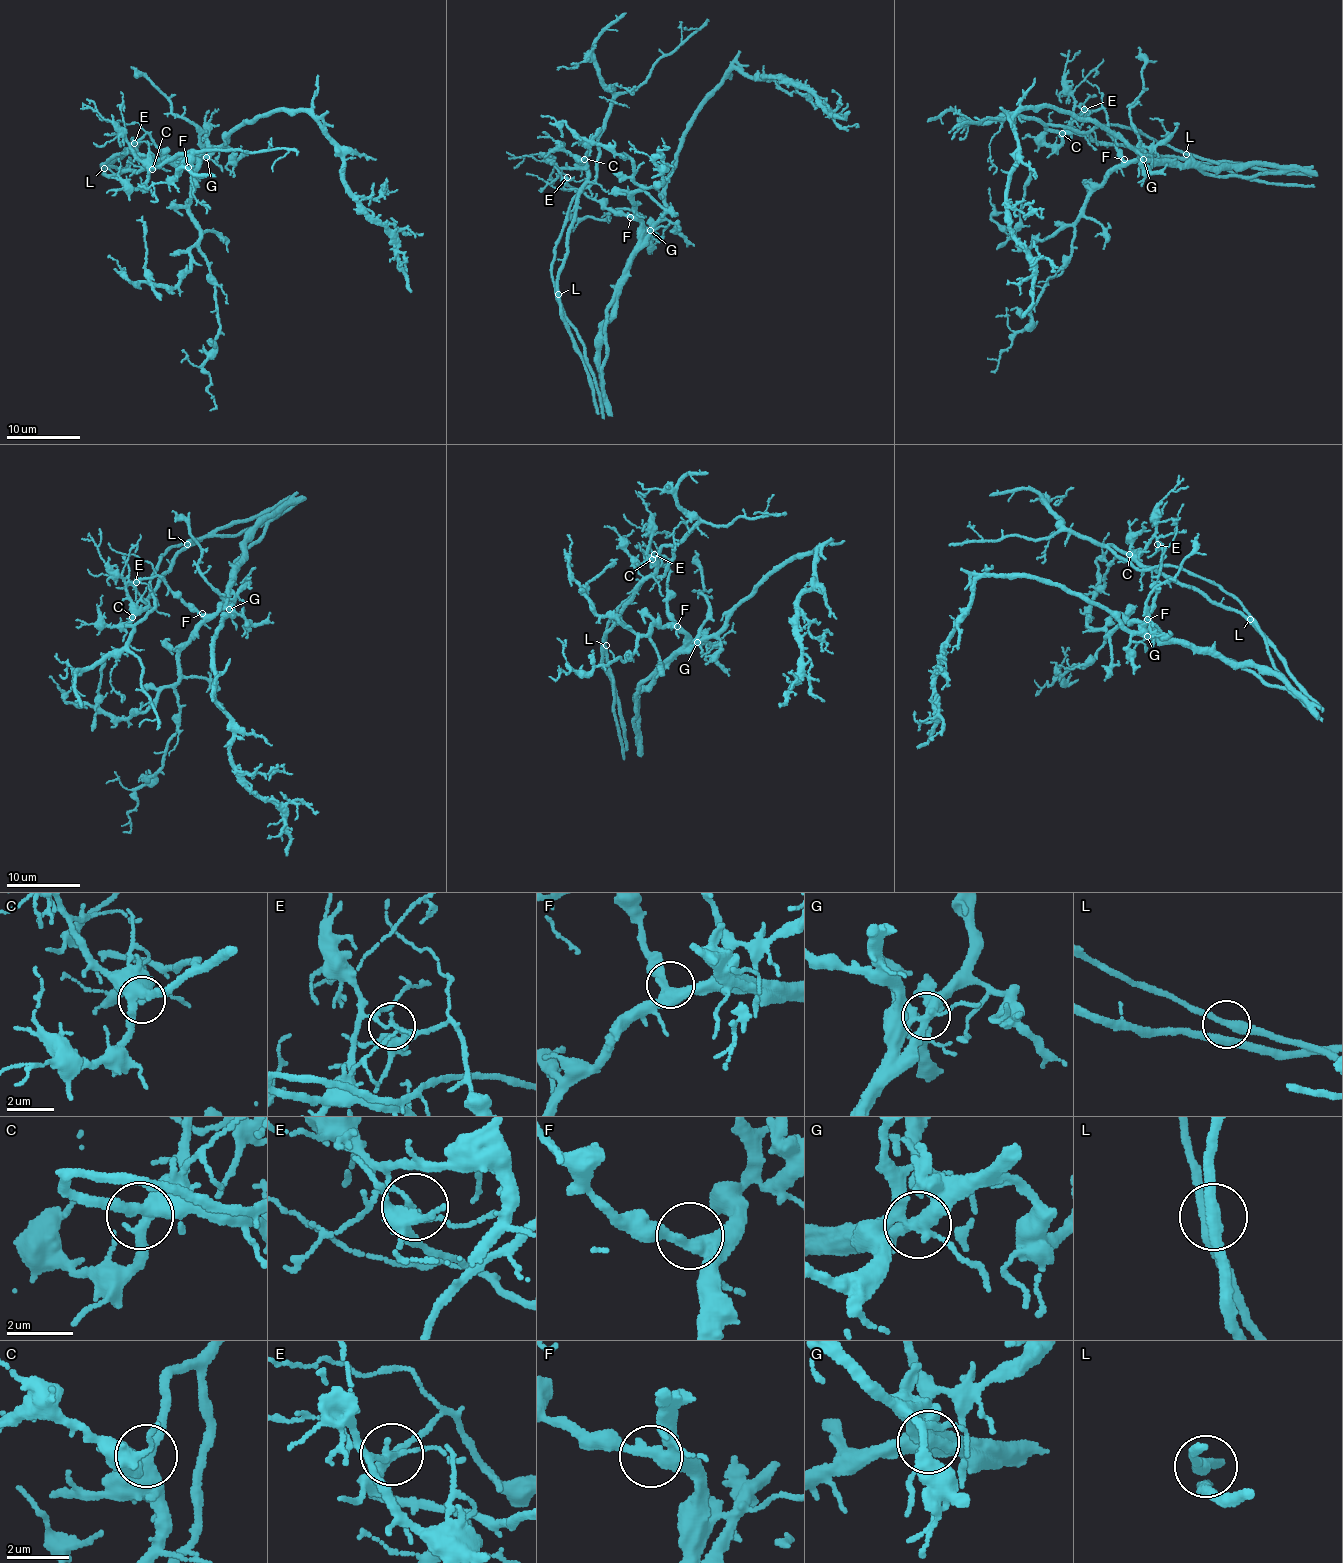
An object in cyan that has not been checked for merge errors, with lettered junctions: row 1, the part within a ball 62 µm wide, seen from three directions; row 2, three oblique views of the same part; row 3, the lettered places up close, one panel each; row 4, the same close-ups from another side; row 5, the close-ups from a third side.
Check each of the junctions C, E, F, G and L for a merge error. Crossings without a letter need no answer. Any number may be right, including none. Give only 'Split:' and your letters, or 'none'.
Split: E, G

